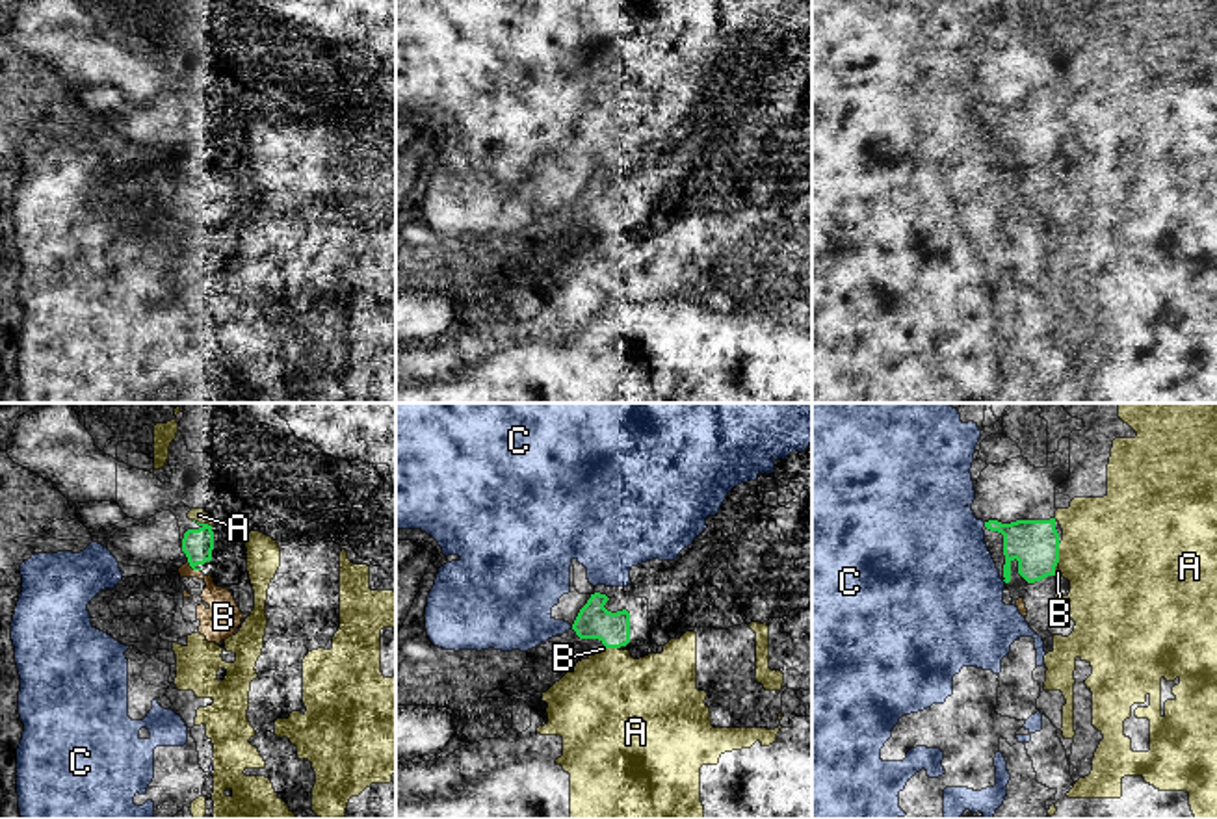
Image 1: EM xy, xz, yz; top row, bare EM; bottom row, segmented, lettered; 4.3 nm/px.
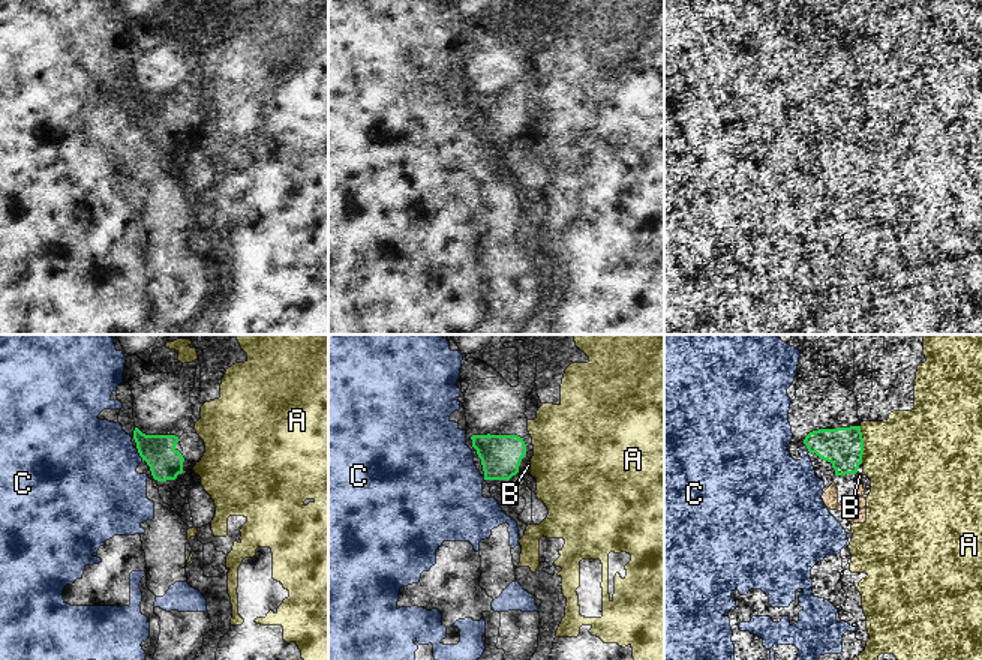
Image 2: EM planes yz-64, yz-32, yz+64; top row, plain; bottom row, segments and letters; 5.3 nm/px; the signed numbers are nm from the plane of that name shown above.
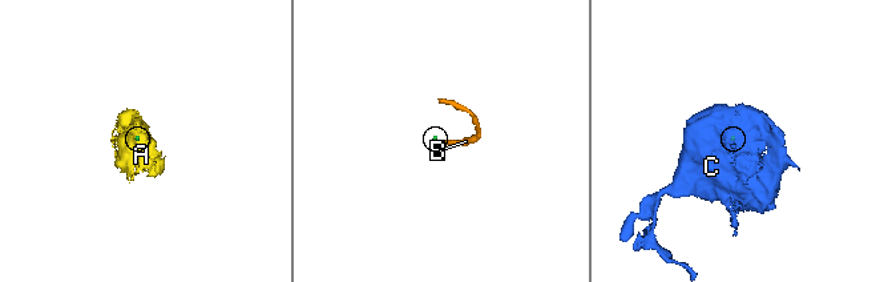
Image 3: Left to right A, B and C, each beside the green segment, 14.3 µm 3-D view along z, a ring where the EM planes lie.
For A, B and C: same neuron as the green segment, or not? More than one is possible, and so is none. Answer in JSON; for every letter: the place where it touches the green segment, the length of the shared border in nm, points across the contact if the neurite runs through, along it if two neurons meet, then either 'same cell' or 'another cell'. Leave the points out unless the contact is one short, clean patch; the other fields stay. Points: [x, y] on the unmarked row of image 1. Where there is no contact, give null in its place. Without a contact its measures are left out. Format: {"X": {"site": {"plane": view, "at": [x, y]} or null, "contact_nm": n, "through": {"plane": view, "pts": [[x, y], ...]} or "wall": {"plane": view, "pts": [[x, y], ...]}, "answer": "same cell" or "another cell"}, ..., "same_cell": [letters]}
{"A": {"site": {"plane": "yz", "at": [1058, 138]}, "contact_nm": 100, "answer": "another cell"}, "B": {"site": {"plane": "xy", "at": [194, 153]}, "contact_nm": 70, "answer": "same cell"}, "C": {"site": {"plane": "yz", "at": [985, 108]}, "contact_nm": 30, "answer": "another cell"}, "same_cell": ["B"]}

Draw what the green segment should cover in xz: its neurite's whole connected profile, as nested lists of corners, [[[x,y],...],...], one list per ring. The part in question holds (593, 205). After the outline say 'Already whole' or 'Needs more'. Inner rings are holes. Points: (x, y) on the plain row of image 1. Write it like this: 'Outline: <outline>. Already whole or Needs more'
Outline: [[[595,176],[580,193],[572,214],[580,223],[598,223],[606,232],[621,232],[630,227],[630,197],[611,197],[604,189],[609,182]]]. Already whole

